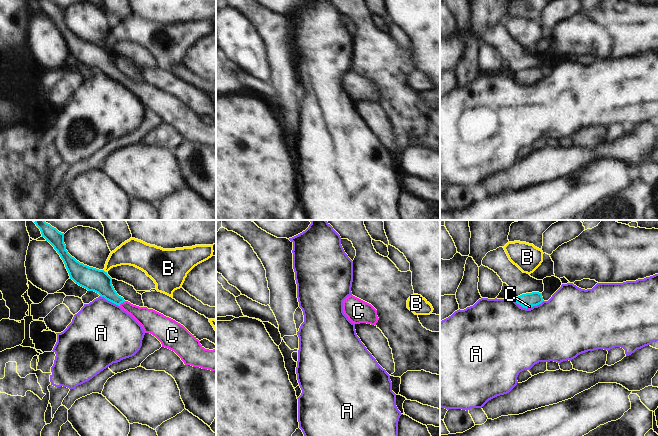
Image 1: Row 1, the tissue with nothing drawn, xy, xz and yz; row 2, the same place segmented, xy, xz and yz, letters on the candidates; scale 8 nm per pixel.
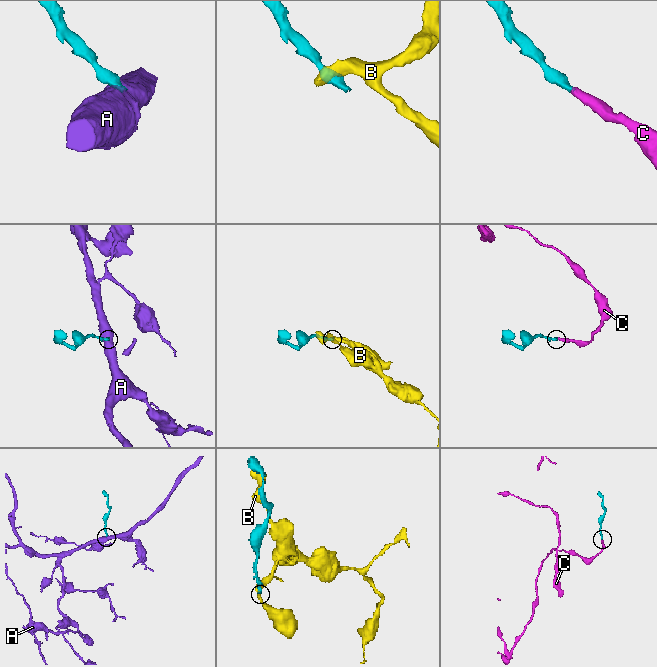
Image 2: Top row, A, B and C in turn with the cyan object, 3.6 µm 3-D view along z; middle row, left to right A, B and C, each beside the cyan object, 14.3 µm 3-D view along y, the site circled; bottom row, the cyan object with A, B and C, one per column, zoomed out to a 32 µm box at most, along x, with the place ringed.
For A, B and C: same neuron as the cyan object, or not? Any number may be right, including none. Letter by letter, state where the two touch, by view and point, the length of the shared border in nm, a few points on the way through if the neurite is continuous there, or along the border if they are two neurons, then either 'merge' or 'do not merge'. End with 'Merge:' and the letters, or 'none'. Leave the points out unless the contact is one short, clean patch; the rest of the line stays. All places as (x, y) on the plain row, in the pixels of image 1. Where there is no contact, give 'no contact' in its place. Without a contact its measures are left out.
A: contact xy (110, 77); length 180 nm; border xy (100, 71), (119, 82); do not merge
B: contact xy (104, 47); length 40 nm; border xy (103, 46), (107, 48); do not merge
C: contact xy (122, 78); length 70 nm; way xy (99, 57), (116, 75), (122, 78), (148, 94); merge
Merge: C

